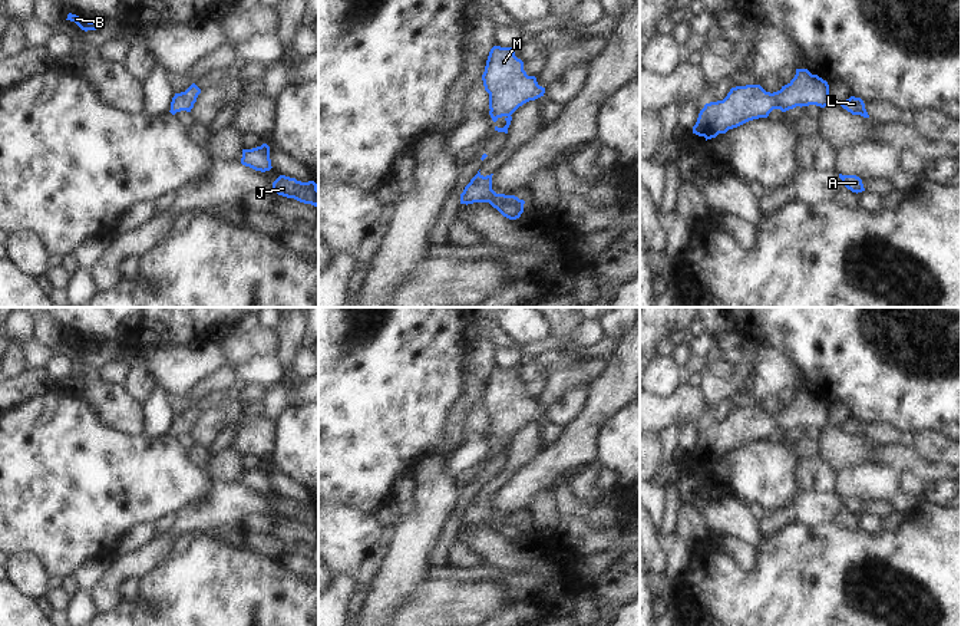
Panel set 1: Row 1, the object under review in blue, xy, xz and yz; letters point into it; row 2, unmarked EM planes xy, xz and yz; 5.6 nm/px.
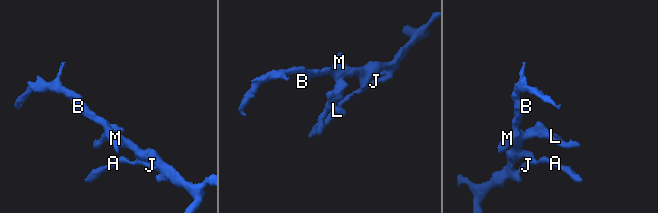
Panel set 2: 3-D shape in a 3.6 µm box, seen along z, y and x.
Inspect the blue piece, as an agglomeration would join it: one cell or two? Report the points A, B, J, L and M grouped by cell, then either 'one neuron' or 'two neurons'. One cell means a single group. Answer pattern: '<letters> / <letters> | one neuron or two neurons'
A B J L M | one neuron

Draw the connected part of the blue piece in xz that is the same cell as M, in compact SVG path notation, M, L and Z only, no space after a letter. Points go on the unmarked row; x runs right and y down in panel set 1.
M493 368L482 396L485 412L489 415L489 436L493 444L505 439L503 449L495 452L508 455L512 435L529 422L545 415L535 398L528 398L524 383L515 378L515 369Z

